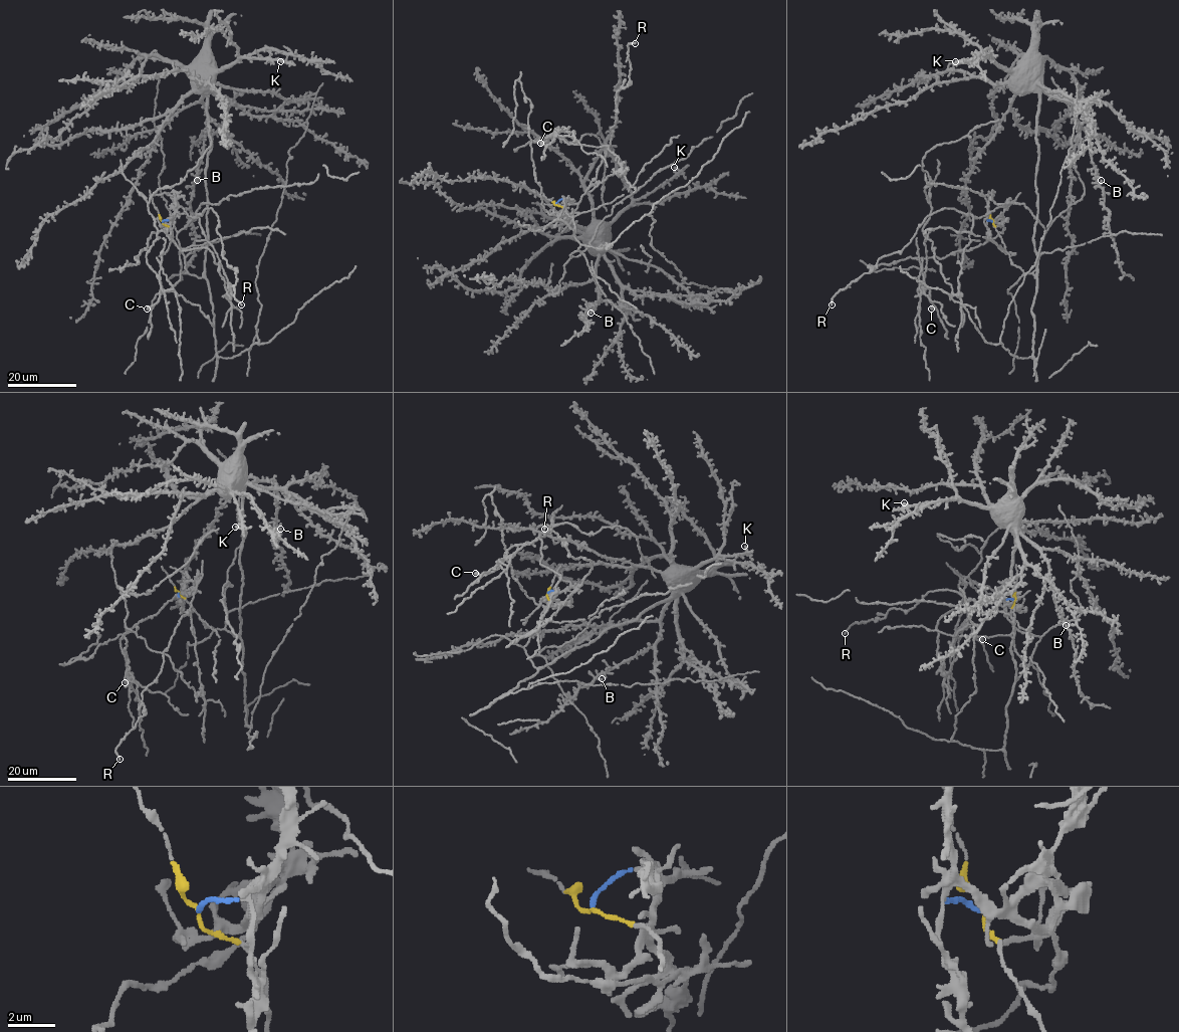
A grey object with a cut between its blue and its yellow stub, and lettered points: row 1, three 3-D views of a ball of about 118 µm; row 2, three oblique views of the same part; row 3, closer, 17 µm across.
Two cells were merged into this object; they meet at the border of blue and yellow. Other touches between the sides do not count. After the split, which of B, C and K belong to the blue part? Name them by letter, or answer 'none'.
C

